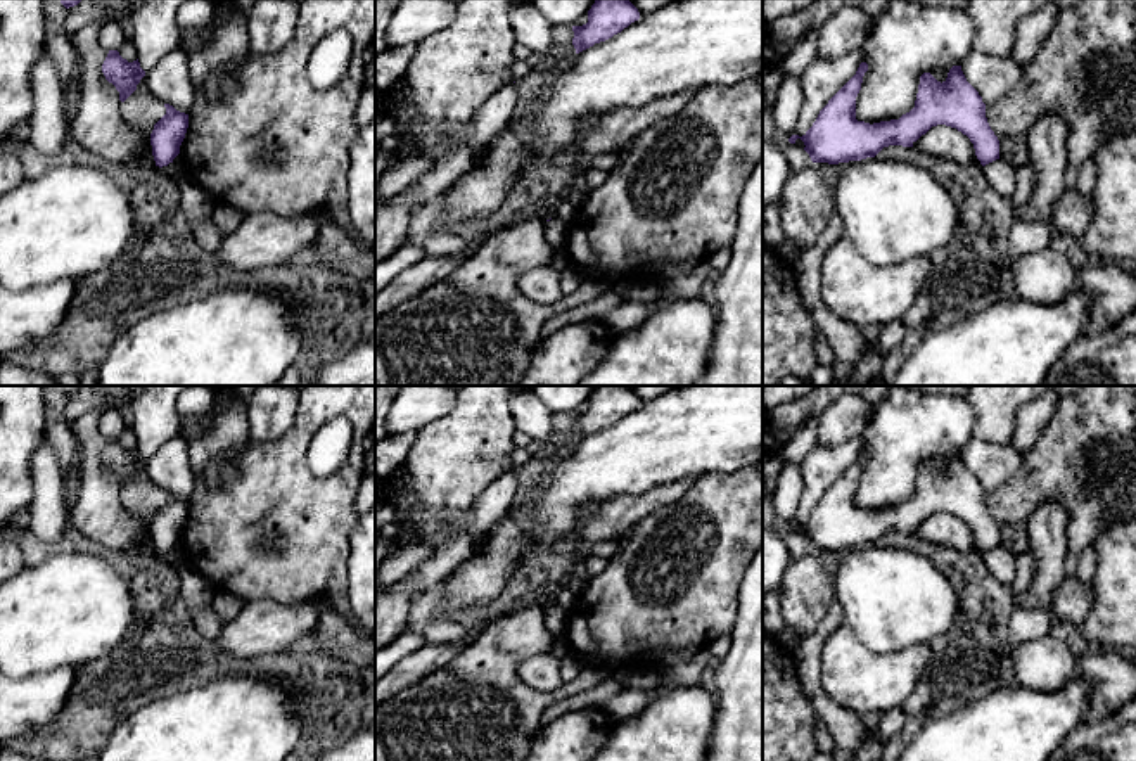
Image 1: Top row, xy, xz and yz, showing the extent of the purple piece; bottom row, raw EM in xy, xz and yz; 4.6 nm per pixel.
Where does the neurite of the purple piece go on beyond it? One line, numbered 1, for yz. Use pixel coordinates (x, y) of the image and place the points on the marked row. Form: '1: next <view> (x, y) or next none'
1: next none

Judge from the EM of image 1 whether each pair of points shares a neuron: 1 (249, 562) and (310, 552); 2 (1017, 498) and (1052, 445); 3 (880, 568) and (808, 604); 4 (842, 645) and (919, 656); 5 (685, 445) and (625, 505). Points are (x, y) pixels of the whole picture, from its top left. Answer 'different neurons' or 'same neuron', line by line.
1: same neuron
2: same neuron
3: different neurons
4: same neuron
5: different neurons

